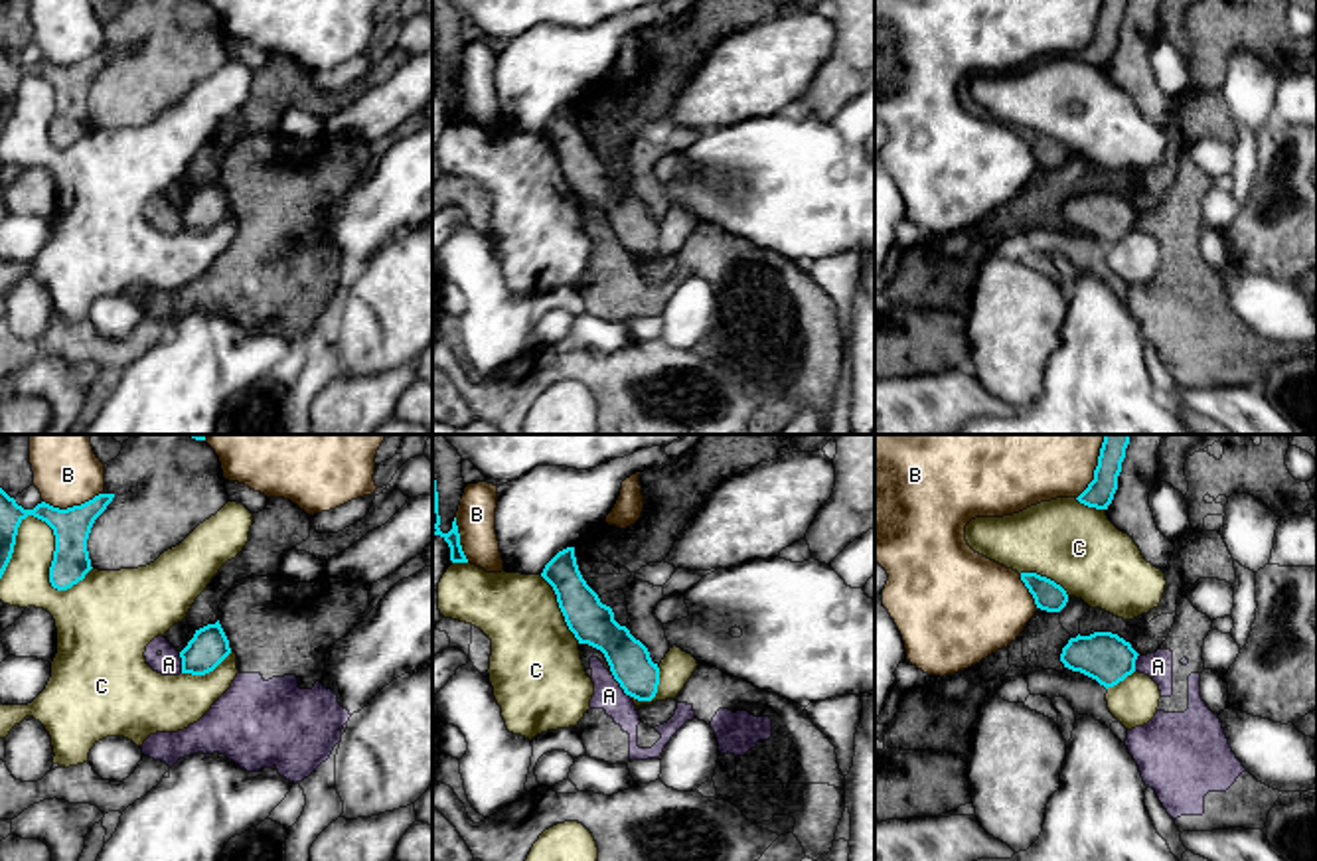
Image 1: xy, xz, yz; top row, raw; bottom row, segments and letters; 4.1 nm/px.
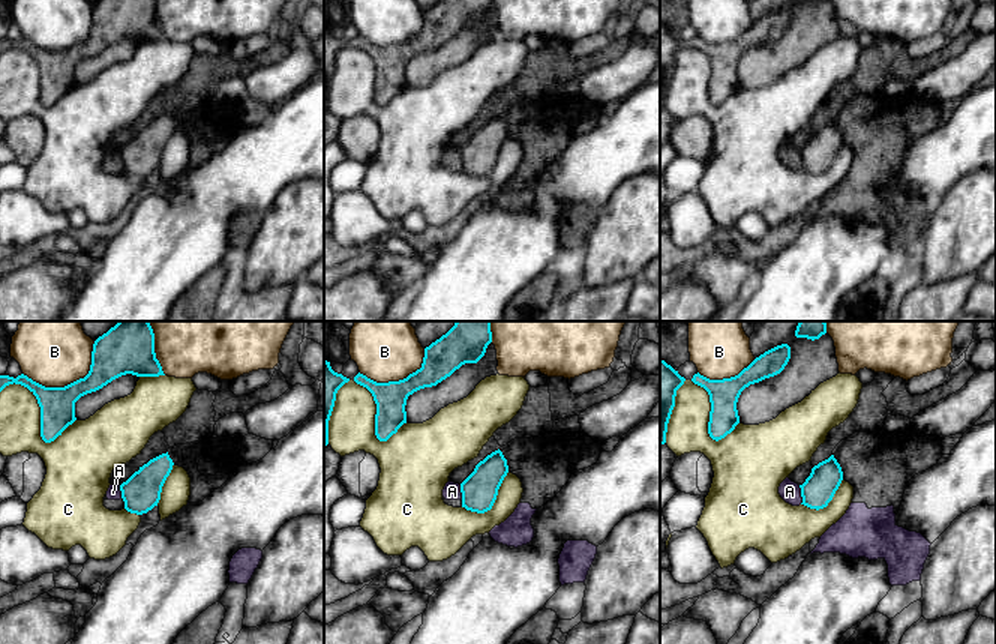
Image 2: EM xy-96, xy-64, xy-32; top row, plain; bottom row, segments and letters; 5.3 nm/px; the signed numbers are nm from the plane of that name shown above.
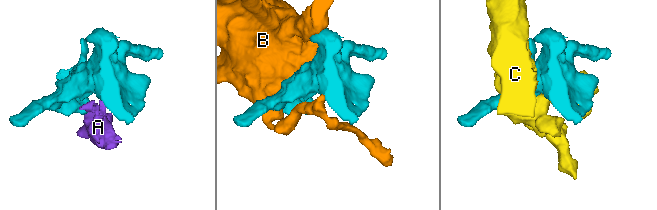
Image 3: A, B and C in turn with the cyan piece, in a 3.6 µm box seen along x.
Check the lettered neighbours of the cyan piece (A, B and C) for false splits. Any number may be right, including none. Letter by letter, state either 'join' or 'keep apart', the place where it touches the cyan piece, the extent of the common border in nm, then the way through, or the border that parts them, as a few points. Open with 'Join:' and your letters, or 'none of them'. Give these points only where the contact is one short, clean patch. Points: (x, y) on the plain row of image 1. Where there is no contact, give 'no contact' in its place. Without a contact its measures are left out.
Join: none of them
A: keep apart | xz (620, 243) | 130 nm | along xz (613, 232), (630, 255)
B: keep apart | xy (74, 64) | 240 nm
C: keep apart | xy (54, 91) | 380 nm

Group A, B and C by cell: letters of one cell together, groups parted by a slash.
A / B / C

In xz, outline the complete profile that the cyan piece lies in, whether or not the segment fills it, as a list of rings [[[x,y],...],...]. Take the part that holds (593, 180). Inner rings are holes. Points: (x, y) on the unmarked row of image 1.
[[[575,105],[559,109],[541,134],[553,144],[565,180],[579,201],[588,201],[604,211],[626,253],[652,259],[659,243],[659,225],[652,219],[648,205],[614,178],[612,166],[602,162],[586,142]]]

